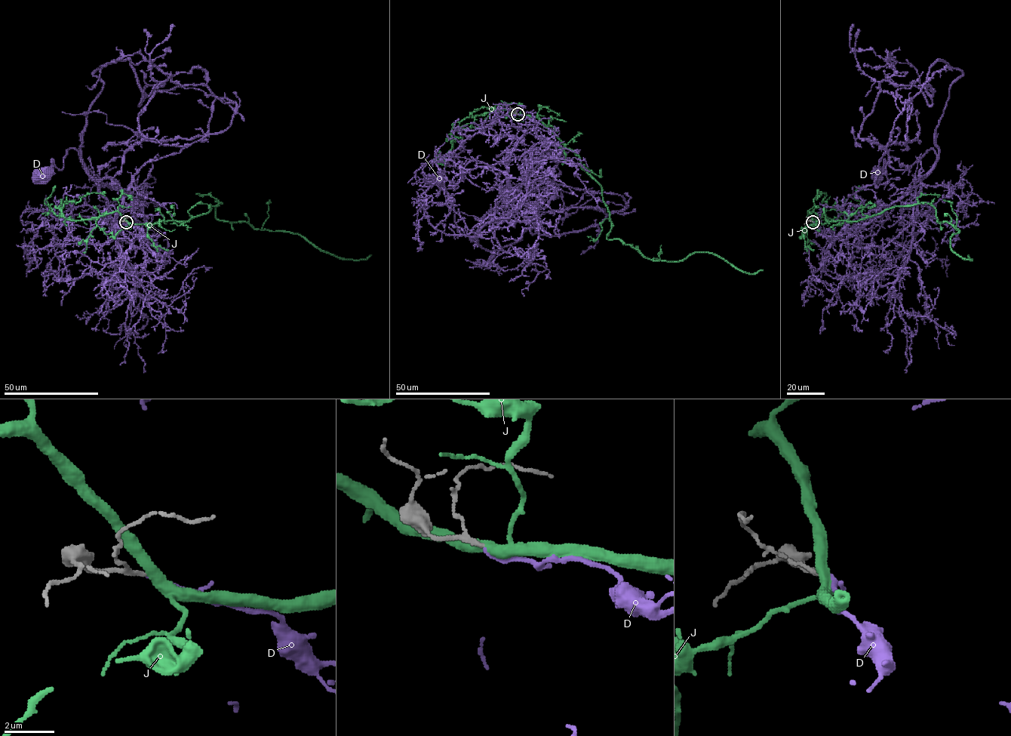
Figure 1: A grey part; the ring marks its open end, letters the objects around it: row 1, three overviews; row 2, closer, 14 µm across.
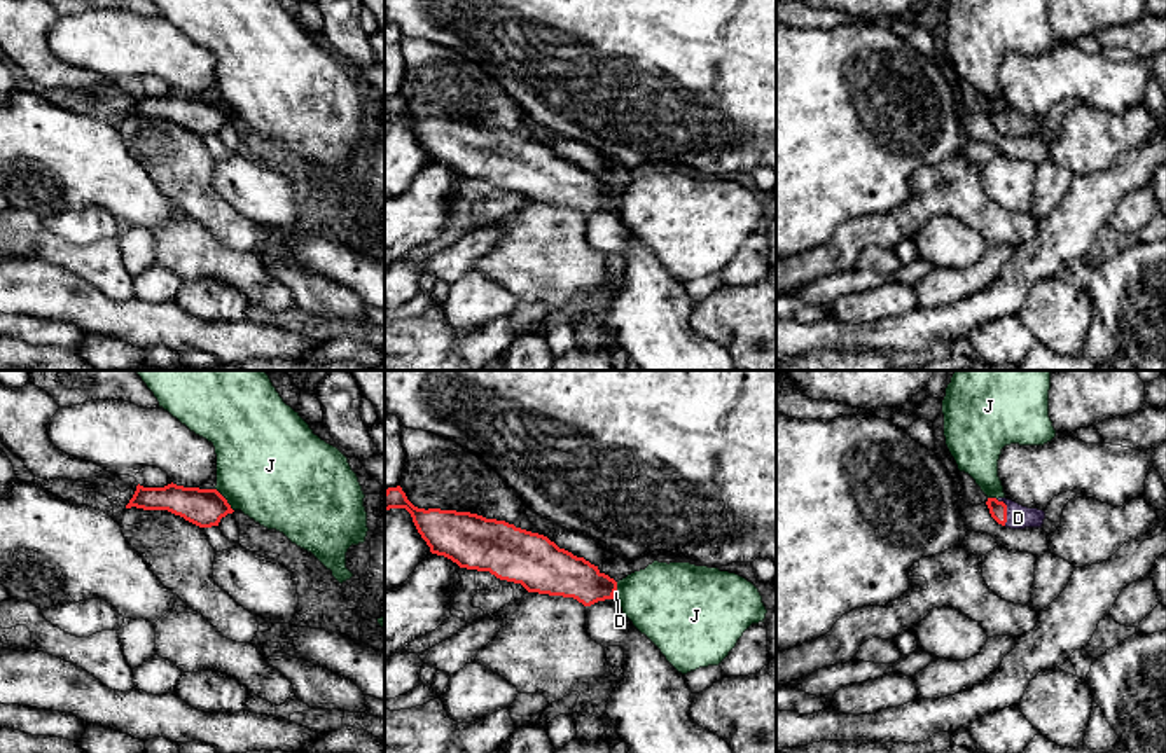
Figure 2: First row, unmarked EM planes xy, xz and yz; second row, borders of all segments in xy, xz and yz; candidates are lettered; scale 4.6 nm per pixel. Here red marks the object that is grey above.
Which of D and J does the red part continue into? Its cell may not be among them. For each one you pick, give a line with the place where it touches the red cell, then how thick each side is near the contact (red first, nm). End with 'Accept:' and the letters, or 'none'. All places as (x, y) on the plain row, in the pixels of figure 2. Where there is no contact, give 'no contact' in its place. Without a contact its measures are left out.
D: contact yz (1006, 119); calibres 80 and 110 nm
Accept: D

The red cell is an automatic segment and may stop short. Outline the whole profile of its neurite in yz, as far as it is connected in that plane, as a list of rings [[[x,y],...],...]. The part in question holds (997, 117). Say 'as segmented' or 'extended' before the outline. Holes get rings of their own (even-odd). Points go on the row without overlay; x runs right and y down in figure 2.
extended | [[[988,107],[986,110],[991,126],[1010,138],[1042,136],[1045,121],[1023,115],[1007,107]]]

